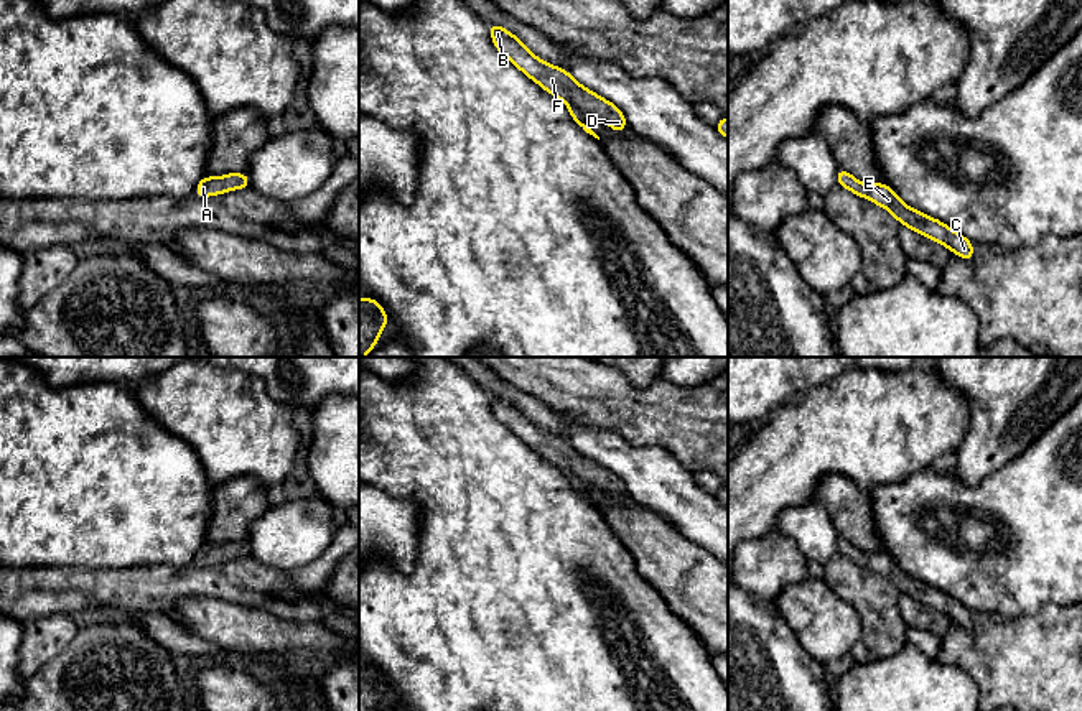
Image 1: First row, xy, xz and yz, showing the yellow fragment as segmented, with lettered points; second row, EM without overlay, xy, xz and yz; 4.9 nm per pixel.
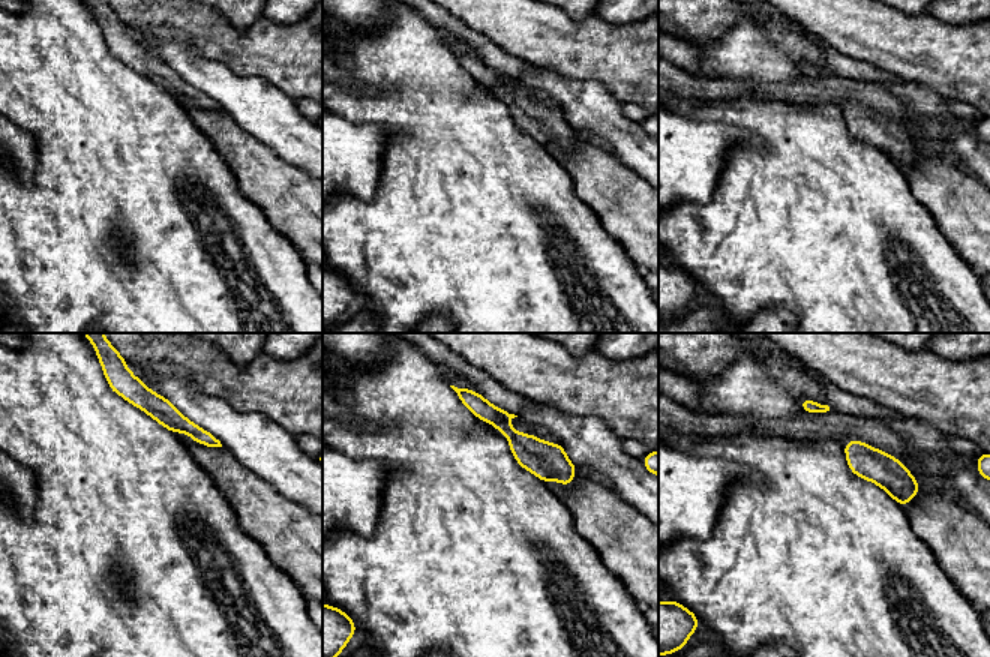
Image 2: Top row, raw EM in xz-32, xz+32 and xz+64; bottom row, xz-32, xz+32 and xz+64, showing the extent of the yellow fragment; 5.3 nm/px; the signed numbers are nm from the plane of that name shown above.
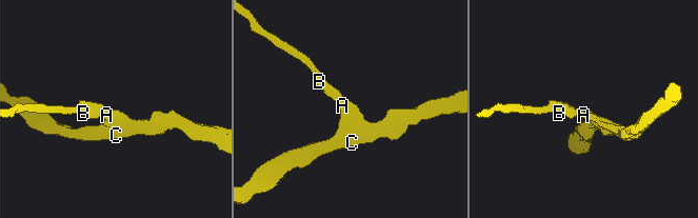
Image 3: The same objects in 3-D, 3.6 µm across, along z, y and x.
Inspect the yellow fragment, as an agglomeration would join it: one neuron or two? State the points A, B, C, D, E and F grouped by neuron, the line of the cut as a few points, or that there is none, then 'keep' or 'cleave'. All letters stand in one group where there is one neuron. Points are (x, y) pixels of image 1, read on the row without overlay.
groups A B C D E F; cut none; keep

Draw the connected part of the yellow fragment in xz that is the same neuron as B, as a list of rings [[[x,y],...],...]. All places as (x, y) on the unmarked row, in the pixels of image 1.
[[[487,392],[491,408],[499,421],[502,421],[527,446],[535,449],[542,458],[563,469],[568,474],[571,487],[590,504],[599,509],[591,499],[590,490],[601,487],[618,502],[629,497],[624,482],[609,469],[604,469],[593,459],[578,453],[573,444],[553,433],[540,430],[525,413],[506,397]]]

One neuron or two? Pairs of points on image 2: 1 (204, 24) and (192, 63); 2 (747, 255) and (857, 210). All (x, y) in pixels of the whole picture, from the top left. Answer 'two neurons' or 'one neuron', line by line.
1: two neurons
2: one neuron

